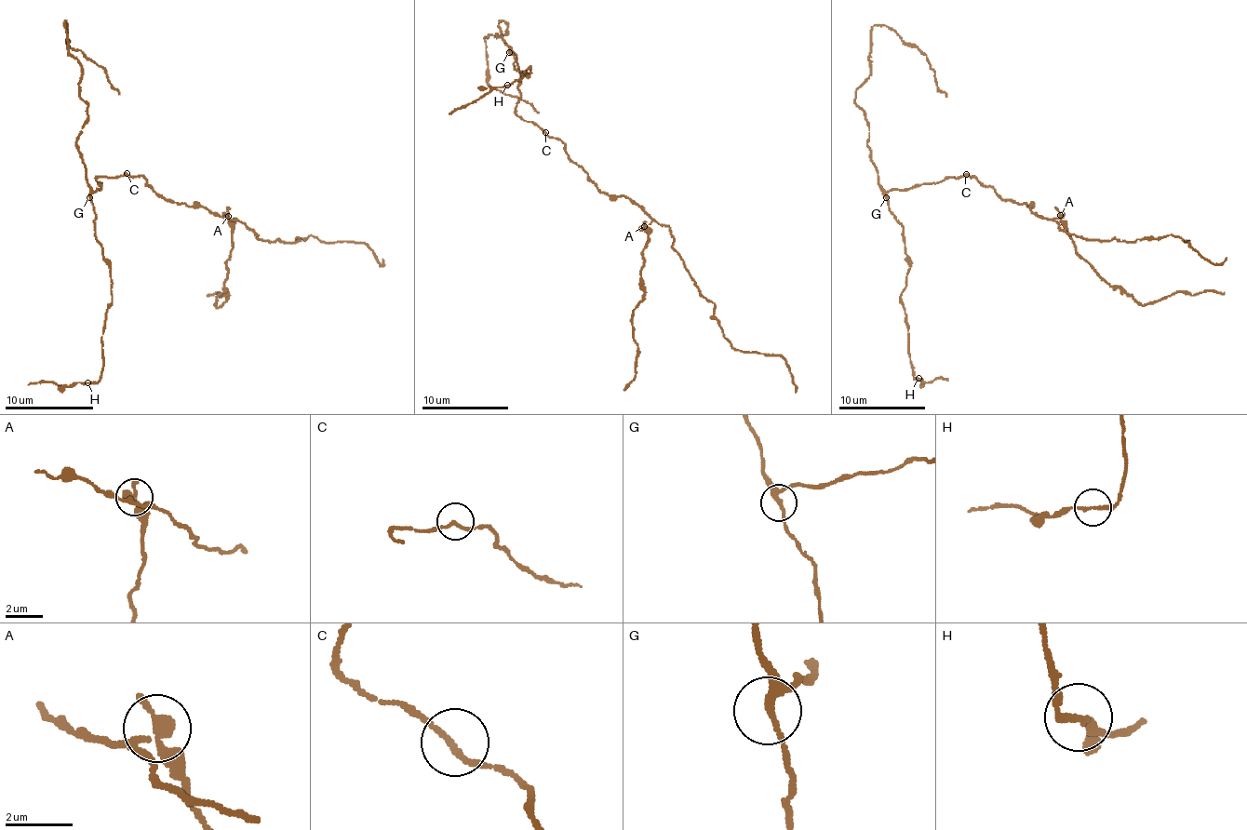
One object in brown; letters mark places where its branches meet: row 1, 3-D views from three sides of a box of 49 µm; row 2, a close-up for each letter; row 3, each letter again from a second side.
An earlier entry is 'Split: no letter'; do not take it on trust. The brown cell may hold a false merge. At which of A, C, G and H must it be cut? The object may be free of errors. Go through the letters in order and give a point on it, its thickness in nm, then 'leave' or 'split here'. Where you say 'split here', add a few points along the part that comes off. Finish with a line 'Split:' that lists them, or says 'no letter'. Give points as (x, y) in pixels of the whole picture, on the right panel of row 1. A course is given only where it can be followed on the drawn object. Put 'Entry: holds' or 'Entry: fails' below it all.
A: (1060, 215) | 320 nm | split here | (1061, 215), (1076, 251), (1112, 286), (1133, 297), (1143, 305), (1177, 292), (1199, 295), (1212, 290), (1225, 295)
C: (966, 174) | 170 nm | leave
G: (886, 197) | 200 nm | leave
H: (918, 378) | 140 nm | leave
Split: A
Entry: fails

